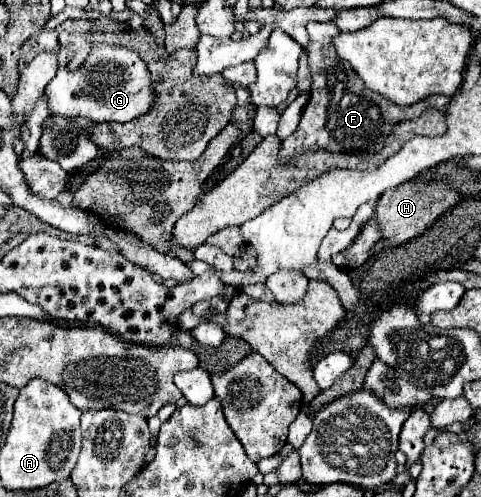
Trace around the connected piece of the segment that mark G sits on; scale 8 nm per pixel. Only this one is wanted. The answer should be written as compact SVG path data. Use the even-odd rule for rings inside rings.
M94 44L82 66L84 68L78 68L74 72L68 68L60 68L52 78L52 82L46 86L48 108L52 114L82 116L82 118L90 118L92 122L130 122L138 116L144 116L146 110L152 108L154 104L152 78L146 62L134 50L128 50L124 46L112 46L112 44Z

